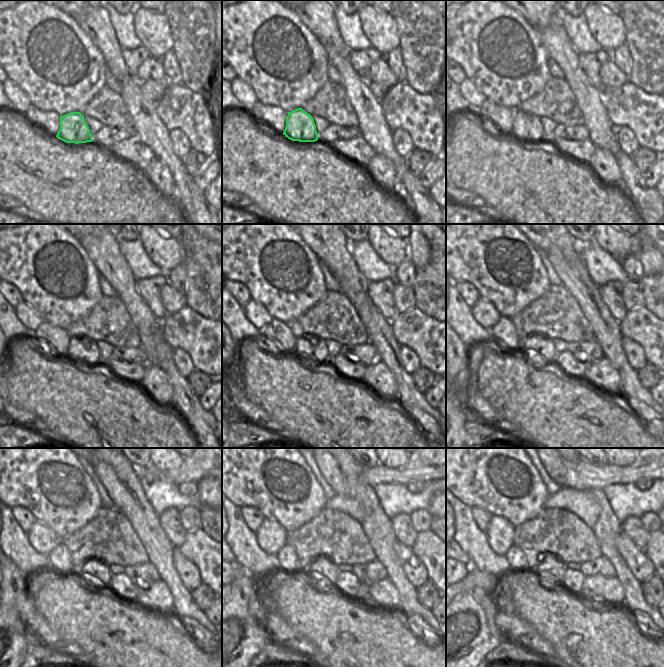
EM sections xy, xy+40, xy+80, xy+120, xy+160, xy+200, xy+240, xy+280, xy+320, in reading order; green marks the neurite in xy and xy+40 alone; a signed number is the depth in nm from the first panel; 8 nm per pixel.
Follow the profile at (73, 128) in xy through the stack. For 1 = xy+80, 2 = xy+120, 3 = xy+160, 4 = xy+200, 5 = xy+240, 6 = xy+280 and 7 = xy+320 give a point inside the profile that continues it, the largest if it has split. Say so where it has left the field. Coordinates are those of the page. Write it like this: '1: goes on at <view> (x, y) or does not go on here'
1: goes on at xy+80 (527, 126)
2: goes on at xy+120 (83, 349)
3: goes on at xy+160 (306, 341)
4: goes on at xy+200 (547, 347)
5: goes on at xy+240 (100, 571)
6: goes on at xy+280 (328, 571)
7: goes on at xy+320 (549, 566)

